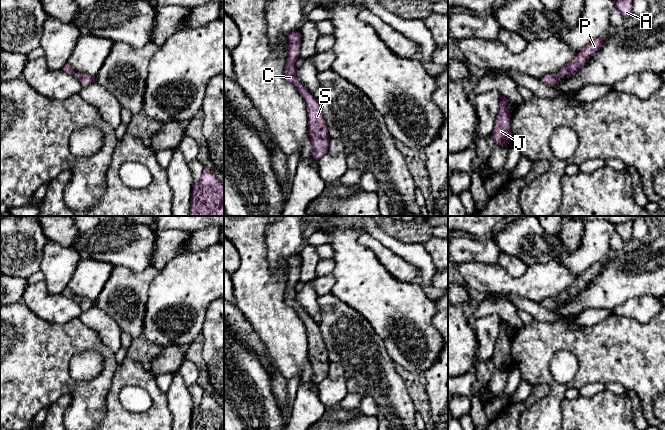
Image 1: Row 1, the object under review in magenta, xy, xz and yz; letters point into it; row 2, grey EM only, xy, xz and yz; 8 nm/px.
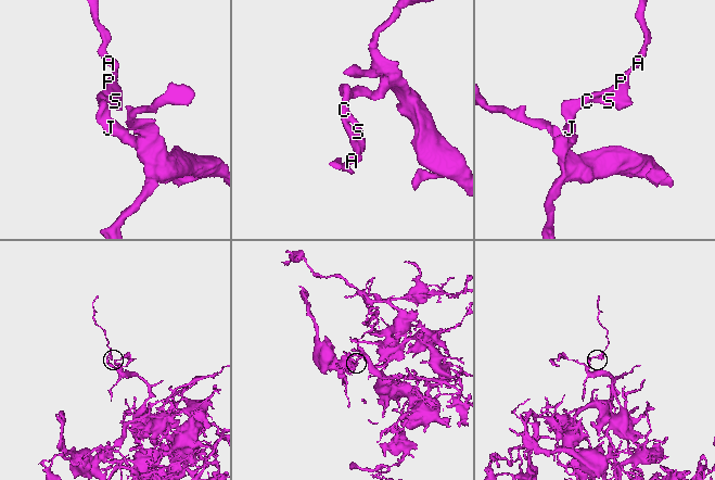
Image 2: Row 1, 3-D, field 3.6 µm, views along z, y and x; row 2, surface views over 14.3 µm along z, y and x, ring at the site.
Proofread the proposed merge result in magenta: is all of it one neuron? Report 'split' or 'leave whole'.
leave whole

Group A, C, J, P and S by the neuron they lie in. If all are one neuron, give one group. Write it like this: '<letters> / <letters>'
A C J P S

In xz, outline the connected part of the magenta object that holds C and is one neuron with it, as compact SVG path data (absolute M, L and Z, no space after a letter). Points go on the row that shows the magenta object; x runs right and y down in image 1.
M297 31L288 36L288 55L284 67L284 77L290 83L293 83L305 99L307 106L308 132L312 143L313 157L315 160L322 158L328 153L330 136L328 134L326 121L324 119L320 101L315 99L307 89L296 81L297 68L294 63L300 56L301 39Z

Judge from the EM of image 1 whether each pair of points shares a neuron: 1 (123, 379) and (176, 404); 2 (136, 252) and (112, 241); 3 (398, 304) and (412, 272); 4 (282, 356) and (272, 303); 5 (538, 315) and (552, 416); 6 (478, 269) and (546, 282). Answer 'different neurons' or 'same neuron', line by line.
1: different neurons
2: same neuron
3: different neurons
4: same neuron
5: different neurons
6: same neuron

